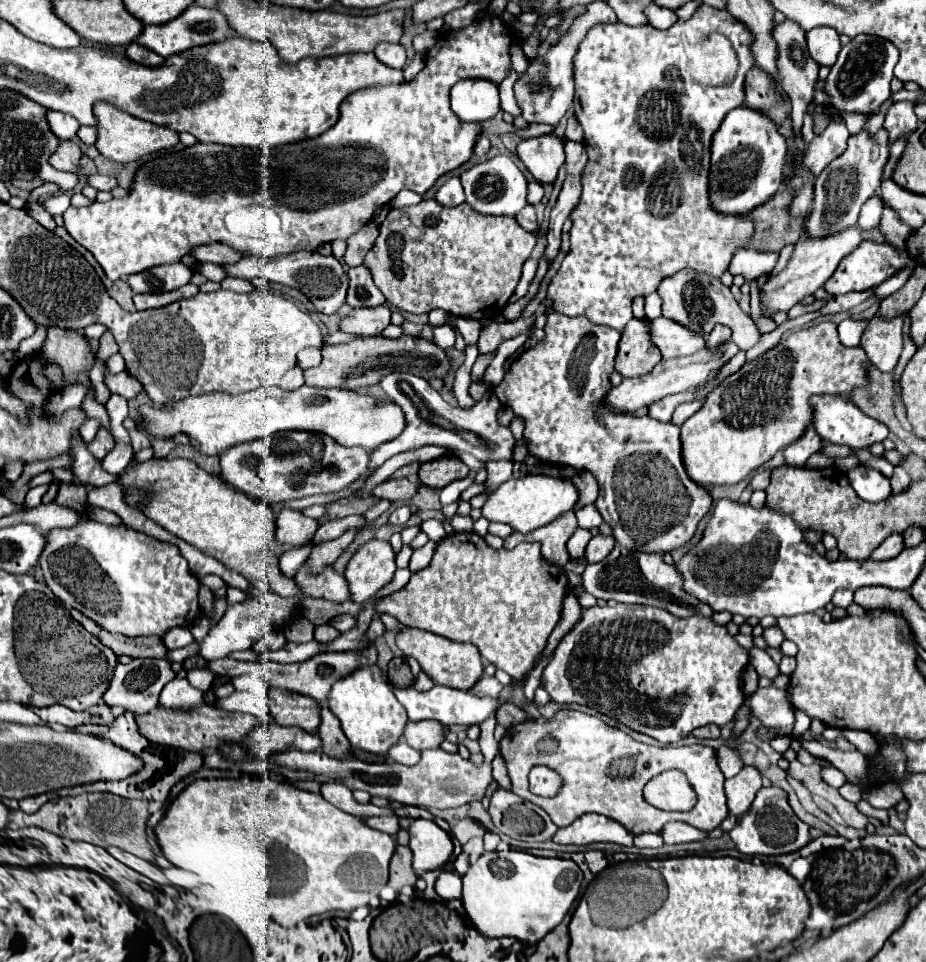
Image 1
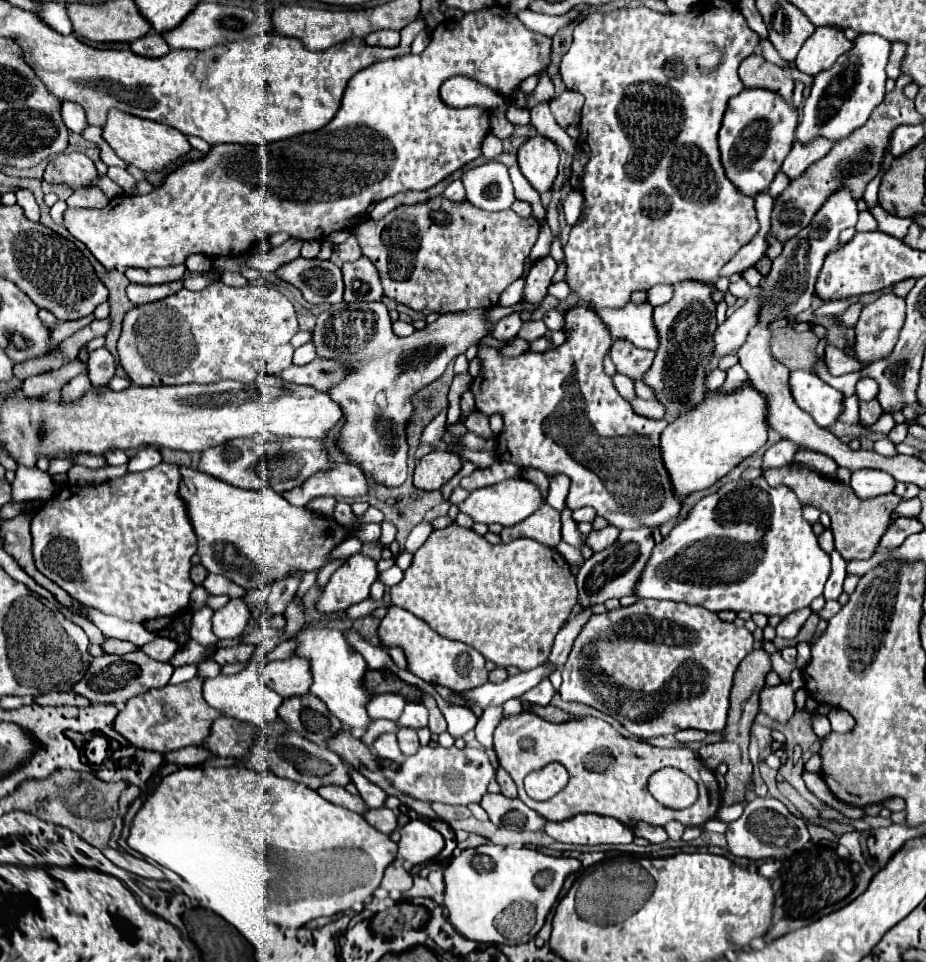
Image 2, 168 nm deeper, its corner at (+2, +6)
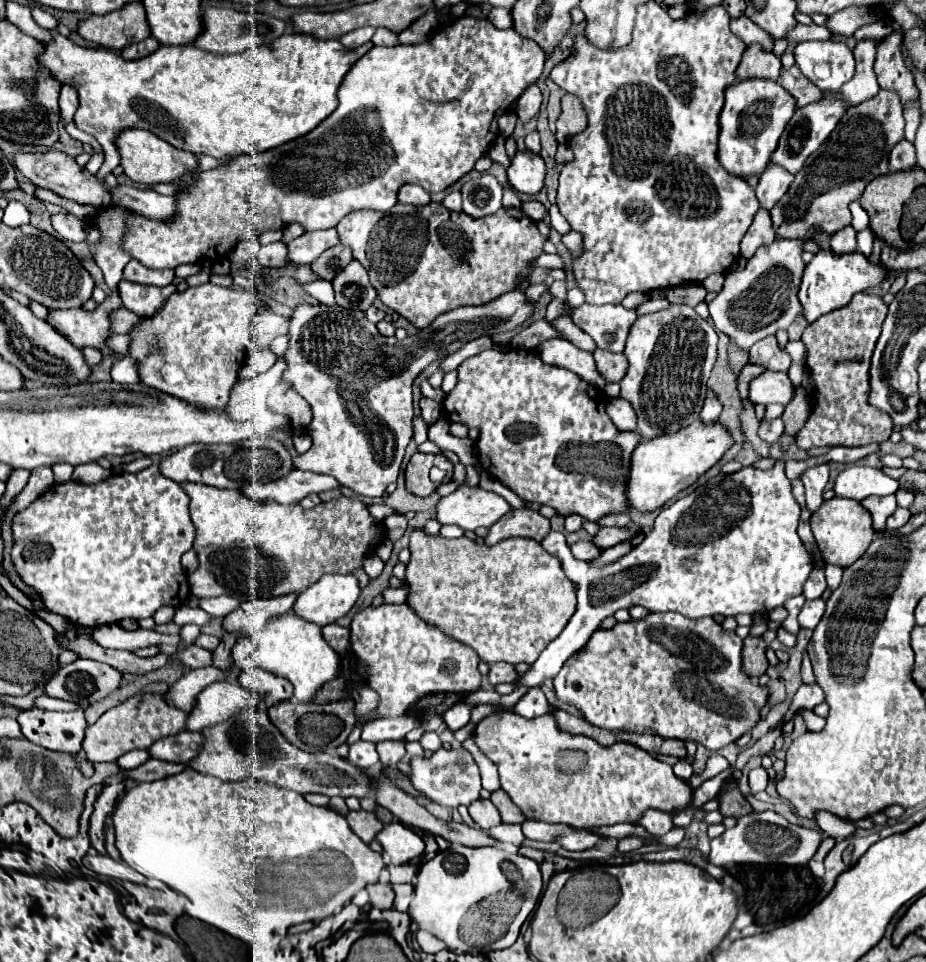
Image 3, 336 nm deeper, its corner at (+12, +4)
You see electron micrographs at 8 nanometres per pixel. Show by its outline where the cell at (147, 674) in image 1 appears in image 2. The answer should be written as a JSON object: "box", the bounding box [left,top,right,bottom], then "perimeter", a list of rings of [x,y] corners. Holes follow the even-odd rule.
{"box":[74,650,172,704],"perimeter":[[[142,650],[124,654],[124,656],[100,656],[92,658],[90,670],[86,670],[86,678],[82,682],[74,684],[74,692],[88,698],[90,702],[102,702],[102,704],[124,704],[130,698],[144,694],[150,688],[162,688],[170,682],[172,666],[168,662],[156,662],[148,658]]]}

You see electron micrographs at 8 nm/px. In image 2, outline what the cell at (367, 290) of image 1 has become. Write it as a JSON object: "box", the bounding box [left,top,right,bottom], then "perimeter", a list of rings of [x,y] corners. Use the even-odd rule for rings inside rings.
{"box":[342,256,382,302],"perimeter":[[[362,256],[356,262],[342,266],[344,300],[346,302],[376,302],[382,300],[382,284],[374,264]]]}

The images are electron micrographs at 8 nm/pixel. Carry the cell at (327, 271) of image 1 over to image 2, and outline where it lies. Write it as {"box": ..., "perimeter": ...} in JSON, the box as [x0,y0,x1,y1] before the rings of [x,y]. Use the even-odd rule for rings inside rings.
{"box":[276,258,342,304],"perimeter":[[[296,258],[278,268],[276,274],[296,286],[310,304],[334,304],[342,300],[342,272],[330,260],[320,262],[316,258]]]}

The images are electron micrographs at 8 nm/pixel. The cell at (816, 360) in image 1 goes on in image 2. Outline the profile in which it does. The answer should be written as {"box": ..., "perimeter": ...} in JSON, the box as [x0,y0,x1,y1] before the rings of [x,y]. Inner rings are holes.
{"box":[660,382,768,496],"perimeter":[[[748,382],[734,394],[716,392],[694,410],[678,416],[666,426],[660,438],[662,462],[670,474],[674,494],[688,496],[696,490],[710,488],[726,476],[738,462],[754,454],[768,440],[766,400]]]}

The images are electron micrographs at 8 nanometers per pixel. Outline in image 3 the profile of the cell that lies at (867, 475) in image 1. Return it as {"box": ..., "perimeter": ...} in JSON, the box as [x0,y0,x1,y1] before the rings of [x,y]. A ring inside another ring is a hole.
{"box":[834,466,898,500],"perimeter":[[[852,466],[840,472],[834,484],[834,492],[840,498],[864,500],[866,496],[888,496],[898,490],[898,480],[886,476],[878,468]]]}

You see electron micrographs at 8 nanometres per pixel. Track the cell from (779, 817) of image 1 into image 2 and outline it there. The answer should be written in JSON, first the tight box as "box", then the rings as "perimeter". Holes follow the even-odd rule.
{"box":[726,796,810,860],"perimeter":[[[766,796],[766,798],[754,798],[744,806],[744,814],[736,822],[728,824],[726,840],[728,840],[728,850],[738,858],[780,860],[802,850],[808,844],[810,834],[802,818],[790,814],[790,810],[780,800]]]}

